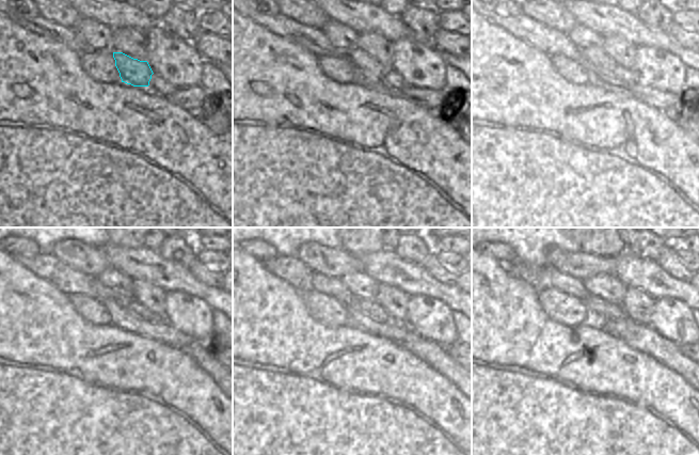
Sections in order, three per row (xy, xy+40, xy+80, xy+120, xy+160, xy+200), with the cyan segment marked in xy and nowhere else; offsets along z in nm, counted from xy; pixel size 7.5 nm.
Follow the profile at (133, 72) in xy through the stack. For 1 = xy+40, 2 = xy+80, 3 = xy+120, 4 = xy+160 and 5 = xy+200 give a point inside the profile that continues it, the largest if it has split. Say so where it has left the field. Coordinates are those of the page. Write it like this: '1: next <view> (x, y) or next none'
1: next xy+40 (368, 66)
2: next xy+80 (597, 57)
3: next xy+120 (102, 293)
4: next xy+160 (332, 286)
5: next xy+200 (549, 278)

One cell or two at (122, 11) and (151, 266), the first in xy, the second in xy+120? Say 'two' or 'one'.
one

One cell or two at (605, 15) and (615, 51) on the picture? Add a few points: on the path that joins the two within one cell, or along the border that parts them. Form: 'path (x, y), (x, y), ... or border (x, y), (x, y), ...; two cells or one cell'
border (602, 35), (621, 35), (634, 45); two cells

